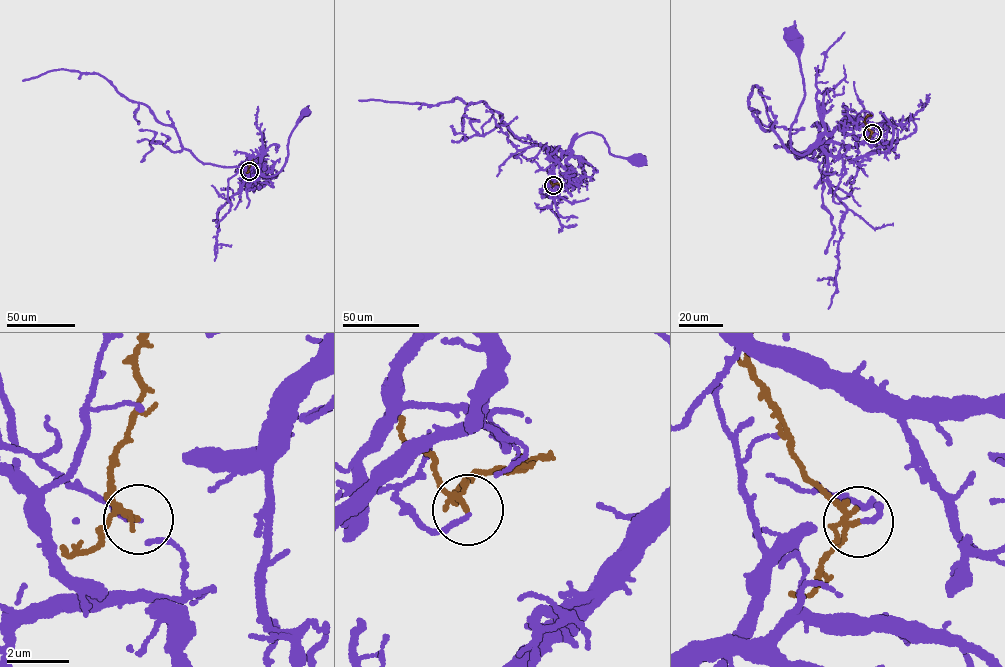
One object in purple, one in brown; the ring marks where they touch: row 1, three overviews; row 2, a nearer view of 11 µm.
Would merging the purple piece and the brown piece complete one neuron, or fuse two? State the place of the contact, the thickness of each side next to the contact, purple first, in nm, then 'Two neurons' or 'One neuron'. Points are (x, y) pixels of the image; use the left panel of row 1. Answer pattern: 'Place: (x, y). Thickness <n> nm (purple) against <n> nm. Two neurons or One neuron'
Place: (249, 171). Thickness 140 nm (purple) against 120 nm. Two neurons

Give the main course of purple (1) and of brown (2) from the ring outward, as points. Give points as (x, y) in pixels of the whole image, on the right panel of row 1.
1: (872, 133), (855, 147), (823, 138), (802, 154), (791, 148), (791, 125), (804, 82), (791, 34)
2: (872, 133), (864, 120), (872, 115)

